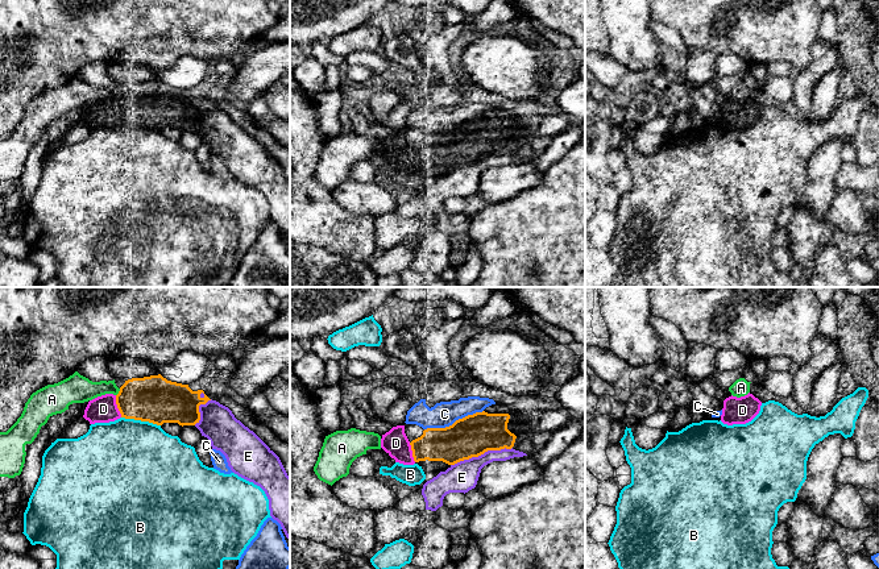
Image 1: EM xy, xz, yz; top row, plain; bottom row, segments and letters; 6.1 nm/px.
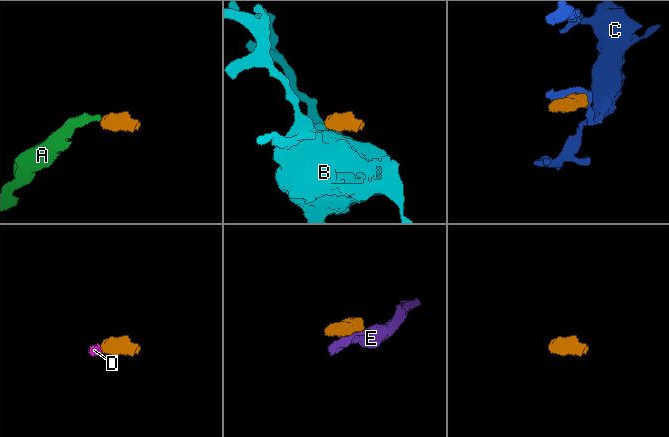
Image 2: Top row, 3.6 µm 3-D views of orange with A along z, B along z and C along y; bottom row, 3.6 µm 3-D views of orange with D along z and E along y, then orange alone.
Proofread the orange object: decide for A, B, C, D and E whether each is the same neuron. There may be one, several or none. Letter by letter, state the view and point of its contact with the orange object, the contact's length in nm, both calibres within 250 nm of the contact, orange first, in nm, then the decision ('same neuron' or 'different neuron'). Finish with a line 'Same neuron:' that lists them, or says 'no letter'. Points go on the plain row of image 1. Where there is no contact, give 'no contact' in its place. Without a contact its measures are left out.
A: xy (119, 98) | 50 nm | 280/170 nm | different neuron
B: xy (141, 125) | 240 nm | 280/500 nm | different neuron
C: xz (455, 127) | 380 nm | 260/160 nm | different neuron
D: xy (117, 111) | 140 nm | 280/160 nm | same neuron
E: xz (481, 158) | 400 nm | 260/190 nm | different neuron
Same neuron: D

